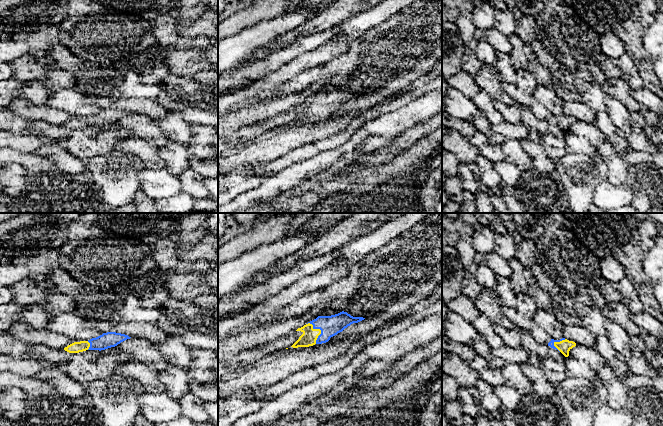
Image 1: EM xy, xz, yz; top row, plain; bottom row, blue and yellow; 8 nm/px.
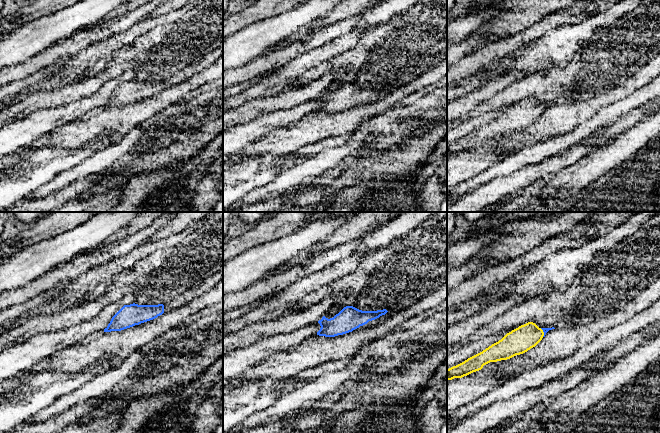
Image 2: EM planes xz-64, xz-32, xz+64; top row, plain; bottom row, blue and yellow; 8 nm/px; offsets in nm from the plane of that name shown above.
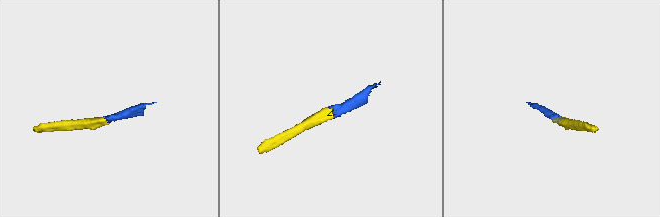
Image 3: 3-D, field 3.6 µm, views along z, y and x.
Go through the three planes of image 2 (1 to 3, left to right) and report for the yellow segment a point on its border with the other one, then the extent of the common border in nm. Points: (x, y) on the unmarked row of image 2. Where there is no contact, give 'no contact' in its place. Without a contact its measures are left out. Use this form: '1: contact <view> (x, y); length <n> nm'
1: no contact
2: no contact
3: contact xz+64 (543, 107); length 80 nm

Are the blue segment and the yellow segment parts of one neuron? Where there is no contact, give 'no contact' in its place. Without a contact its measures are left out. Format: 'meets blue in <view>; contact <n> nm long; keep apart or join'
meets blue in xz; contact 190 nm long; join

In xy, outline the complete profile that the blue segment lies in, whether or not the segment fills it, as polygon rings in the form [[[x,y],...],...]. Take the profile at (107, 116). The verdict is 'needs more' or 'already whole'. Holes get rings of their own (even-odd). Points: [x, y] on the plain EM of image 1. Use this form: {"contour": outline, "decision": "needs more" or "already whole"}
{"contour": [[[107,108],[102,111],[92,114],[88,117],[74,118],[64,124],[65,127],[69,129],[79,129],[86,126],[105,126],[111,123],[115,123],[121,118],[130,115],[128,111],[116,109],[116,108]]], "decision": "needs more"}

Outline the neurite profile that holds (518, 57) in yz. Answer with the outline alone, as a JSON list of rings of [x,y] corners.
[[[516,34],[509,35],[508,40],[512,45],[512,52],[509,56],[514,69],[516,71],[528,69],[529,63],[526,57],[527,46]]]

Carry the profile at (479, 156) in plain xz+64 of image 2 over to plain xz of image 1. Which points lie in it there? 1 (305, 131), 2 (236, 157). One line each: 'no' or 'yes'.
1: yes
2: yes

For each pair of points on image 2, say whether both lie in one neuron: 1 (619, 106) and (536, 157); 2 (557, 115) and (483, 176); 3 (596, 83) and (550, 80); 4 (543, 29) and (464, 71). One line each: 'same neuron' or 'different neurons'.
1: same neuron
2: different neurons
3: same neuron
4: same neuron

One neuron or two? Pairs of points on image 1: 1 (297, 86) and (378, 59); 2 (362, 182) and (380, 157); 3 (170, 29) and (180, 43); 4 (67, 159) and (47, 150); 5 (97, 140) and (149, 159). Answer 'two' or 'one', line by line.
1: one
2: two
3: one
4: one
5: two

